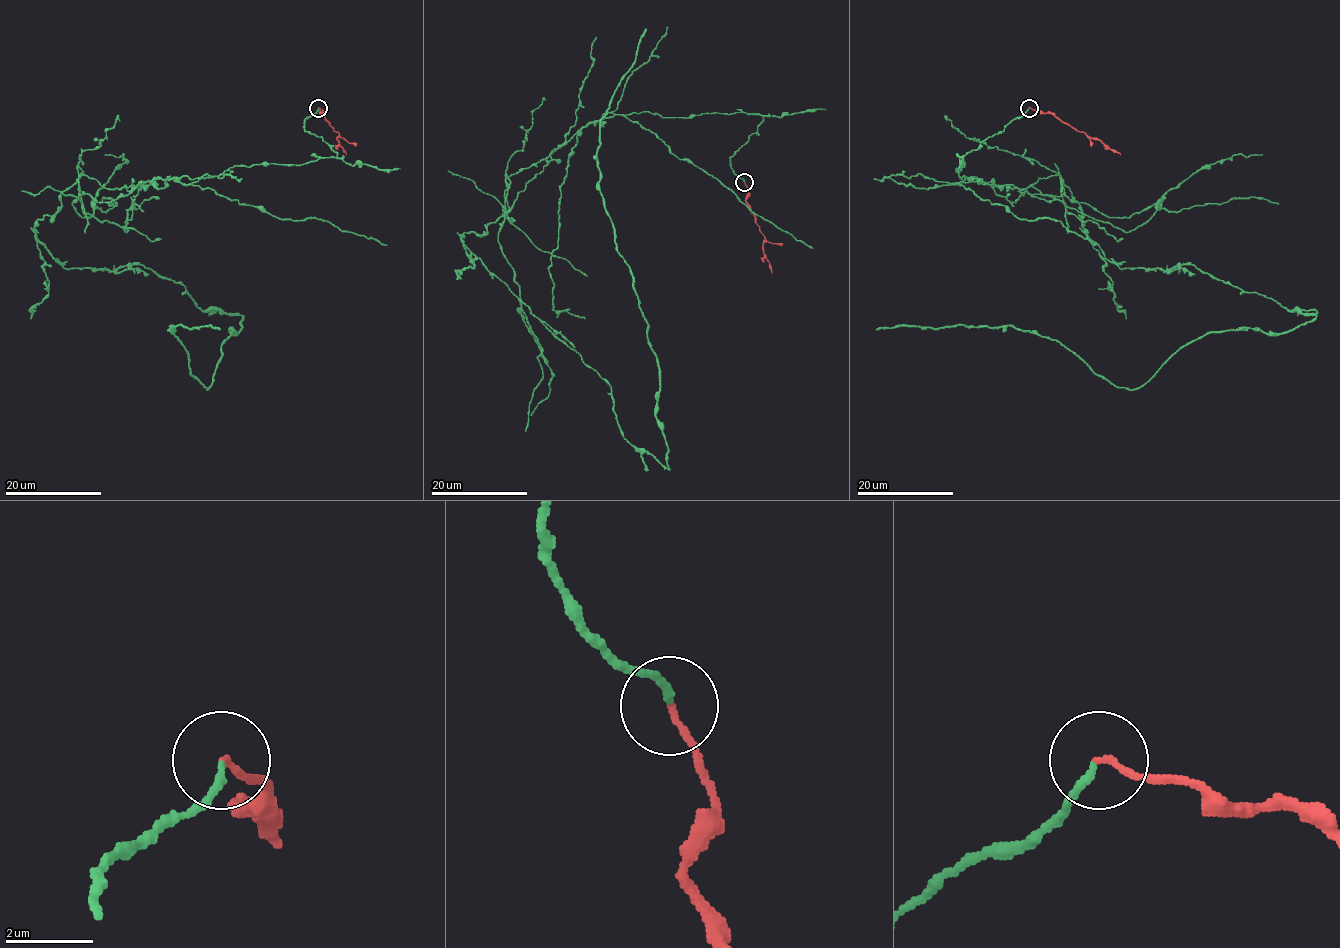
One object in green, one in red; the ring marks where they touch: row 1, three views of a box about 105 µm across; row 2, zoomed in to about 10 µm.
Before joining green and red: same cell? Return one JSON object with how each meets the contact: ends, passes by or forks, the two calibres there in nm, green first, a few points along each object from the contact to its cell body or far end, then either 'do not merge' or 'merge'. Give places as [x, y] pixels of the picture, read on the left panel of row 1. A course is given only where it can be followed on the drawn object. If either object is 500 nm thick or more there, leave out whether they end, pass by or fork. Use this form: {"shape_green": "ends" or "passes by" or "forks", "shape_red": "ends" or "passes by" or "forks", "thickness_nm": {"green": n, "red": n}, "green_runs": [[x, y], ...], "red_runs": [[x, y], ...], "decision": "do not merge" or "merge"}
{"shape_green": "ends", "shape_red": "ends", "thickness_nm": {"green": 150, "red": 140}, "green_runs": [[318, 107], [336, 157], [82, 175], [37, 221], [64, 268], [242, 316], [207, 390], [170, 326], [220, 328]], "red_runs": [[318, 107], [339, 134], [337, 141], [346, 154]], "decision": "do not merge"}

